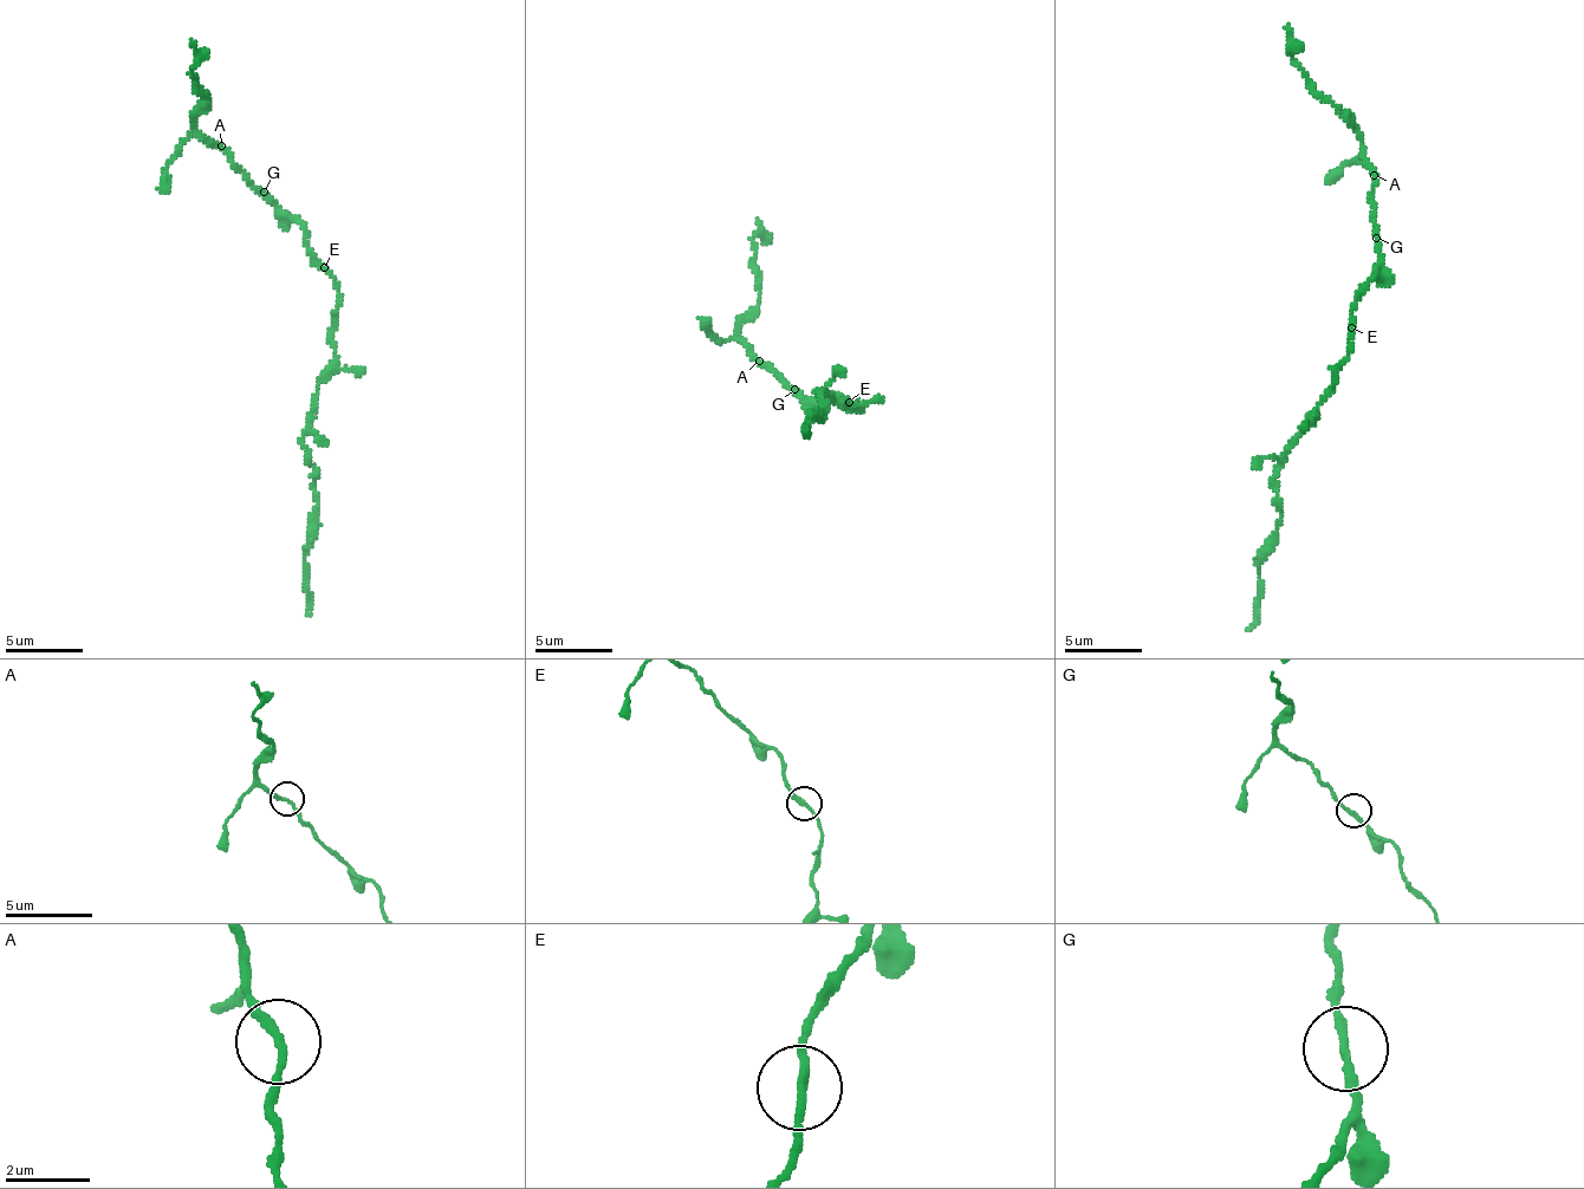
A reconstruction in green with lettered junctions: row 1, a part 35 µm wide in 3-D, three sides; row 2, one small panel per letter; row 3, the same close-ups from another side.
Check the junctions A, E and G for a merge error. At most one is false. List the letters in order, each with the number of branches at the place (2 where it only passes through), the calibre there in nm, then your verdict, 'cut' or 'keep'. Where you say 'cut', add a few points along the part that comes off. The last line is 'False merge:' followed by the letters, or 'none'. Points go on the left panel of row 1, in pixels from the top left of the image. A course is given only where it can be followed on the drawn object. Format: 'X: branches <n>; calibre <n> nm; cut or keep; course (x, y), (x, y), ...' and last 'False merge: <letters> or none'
A: branches 2; calibre 200 nm; keep
E: branches 2; calibre 200 nm; keep
G: branches 2; calibre 200 nm; keep
False merge: none

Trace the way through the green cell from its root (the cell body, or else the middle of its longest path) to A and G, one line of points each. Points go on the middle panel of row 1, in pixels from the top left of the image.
A: (855, 403), (838, 394), (822, 400), (807, 400), (759, 361)
G: (855, 403), (838, 394), (822, 400), (807, 400), (794, 389)

